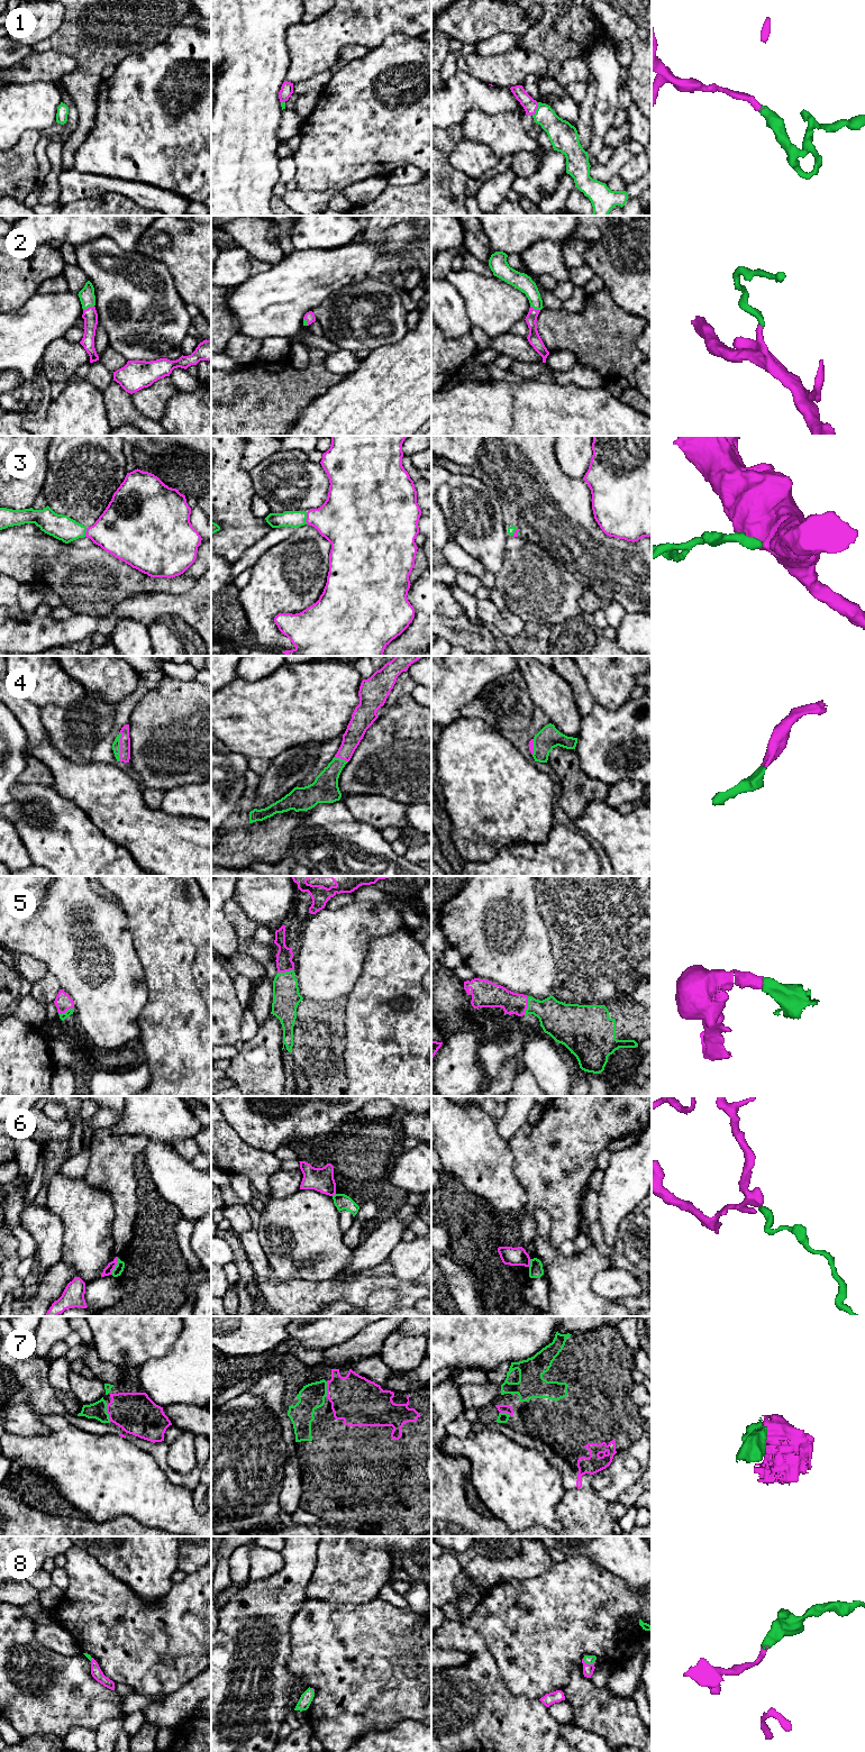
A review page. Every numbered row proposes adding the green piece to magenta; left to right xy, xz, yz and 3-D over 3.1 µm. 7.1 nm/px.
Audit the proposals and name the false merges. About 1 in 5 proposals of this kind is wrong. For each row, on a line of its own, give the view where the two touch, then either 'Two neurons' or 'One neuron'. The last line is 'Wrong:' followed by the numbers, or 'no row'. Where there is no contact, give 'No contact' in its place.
1: Touches magenta in yz. One neuron
2: Touches magenta in xy. One neuron
3: Touches magenta in xz. One neuron
4: Touches magenta in xy. One neuron
5: Touches magenta in yz. One neuron
6: Touches magenta in xy. Two neurons
7: Touches magenta in xy. One neuron
8: Touches magenta in yz. One neuron
Wrong: 6

